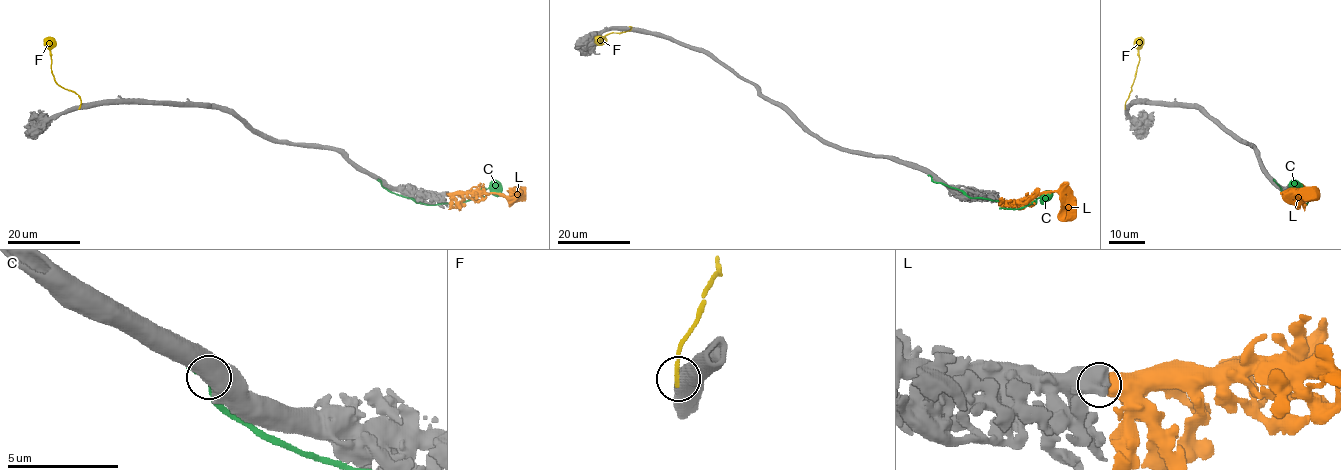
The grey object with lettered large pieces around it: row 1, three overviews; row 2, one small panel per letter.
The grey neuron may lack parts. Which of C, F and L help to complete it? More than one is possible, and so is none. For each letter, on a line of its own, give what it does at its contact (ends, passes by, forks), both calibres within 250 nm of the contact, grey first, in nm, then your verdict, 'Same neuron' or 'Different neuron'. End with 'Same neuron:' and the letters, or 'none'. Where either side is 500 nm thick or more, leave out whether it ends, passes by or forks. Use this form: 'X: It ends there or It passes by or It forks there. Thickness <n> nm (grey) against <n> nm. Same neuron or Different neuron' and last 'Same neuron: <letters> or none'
C: Thickness 800 nm (grey) against 380 nm. Different neuron
F: Thickness 800 nm (grey) against 180 nm. Different neuron
L: Thickness 550 nm (grey) against 650 nm. Same neuron
Same neuron: L

